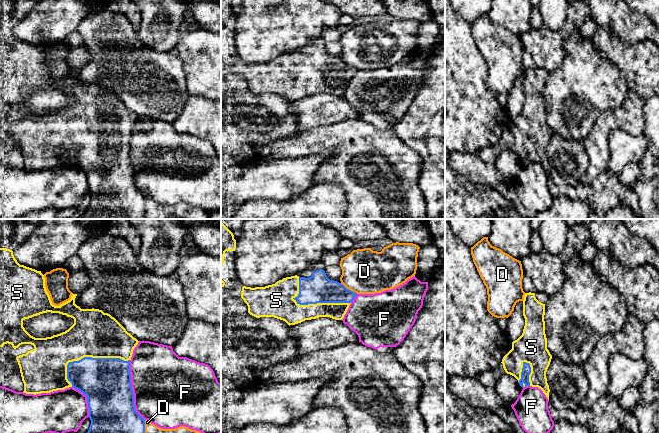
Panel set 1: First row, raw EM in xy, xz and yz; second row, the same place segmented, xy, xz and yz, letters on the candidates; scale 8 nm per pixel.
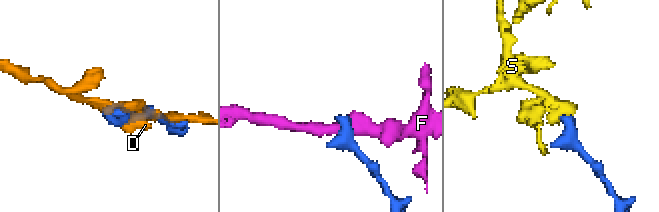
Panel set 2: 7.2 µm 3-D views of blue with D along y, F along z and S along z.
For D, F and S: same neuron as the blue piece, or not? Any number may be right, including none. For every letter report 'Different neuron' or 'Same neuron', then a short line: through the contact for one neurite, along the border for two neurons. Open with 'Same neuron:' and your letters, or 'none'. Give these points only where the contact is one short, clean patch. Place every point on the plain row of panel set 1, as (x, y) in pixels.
Same neuron: S
D: Different neuron
F: Different neuron
S: Same neuron

